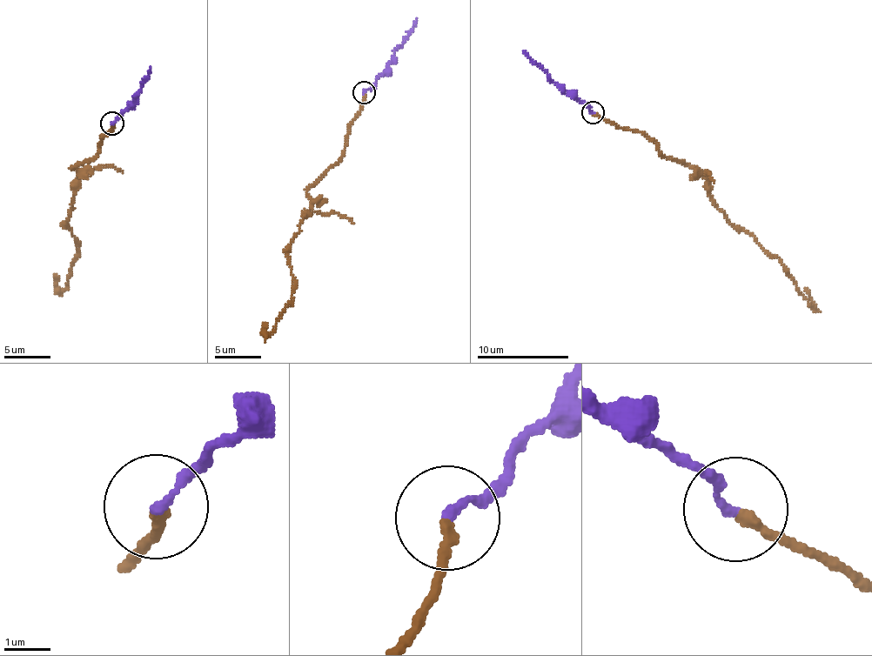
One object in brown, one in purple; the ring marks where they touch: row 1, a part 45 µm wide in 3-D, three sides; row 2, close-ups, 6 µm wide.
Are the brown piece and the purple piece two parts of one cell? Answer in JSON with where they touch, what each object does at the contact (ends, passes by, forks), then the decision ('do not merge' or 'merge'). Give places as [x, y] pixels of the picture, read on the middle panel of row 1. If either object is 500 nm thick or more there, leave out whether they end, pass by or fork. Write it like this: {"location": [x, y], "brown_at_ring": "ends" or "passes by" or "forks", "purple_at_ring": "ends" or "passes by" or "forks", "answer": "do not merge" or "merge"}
{"location": [364, 92], "brown_at_ring": "ends", "purple_at_ring": "ends", "answer": "merge"}

